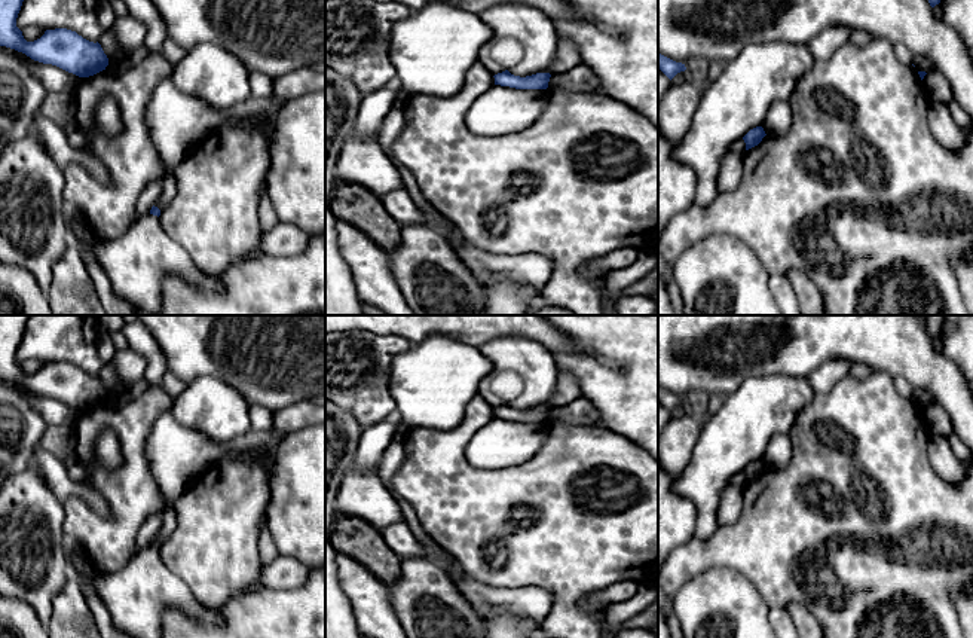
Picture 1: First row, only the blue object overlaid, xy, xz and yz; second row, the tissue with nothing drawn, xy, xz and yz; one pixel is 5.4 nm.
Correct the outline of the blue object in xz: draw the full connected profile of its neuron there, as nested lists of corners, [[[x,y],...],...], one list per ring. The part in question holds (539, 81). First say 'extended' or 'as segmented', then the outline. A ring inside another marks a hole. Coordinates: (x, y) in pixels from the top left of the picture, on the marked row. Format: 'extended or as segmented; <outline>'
as segmented; [[[508,70],[493,76],[495,85],[510,86],[515,89],[547,89],[551,74],[536,73],[532,76],[520,77],[511,74]]]

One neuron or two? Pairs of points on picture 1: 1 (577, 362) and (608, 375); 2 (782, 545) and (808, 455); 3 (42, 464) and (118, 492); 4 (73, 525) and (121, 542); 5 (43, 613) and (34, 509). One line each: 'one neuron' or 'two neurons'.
1: one neuron
2: one neuron
3: two neurons
4: one neuron
5: one neuron

